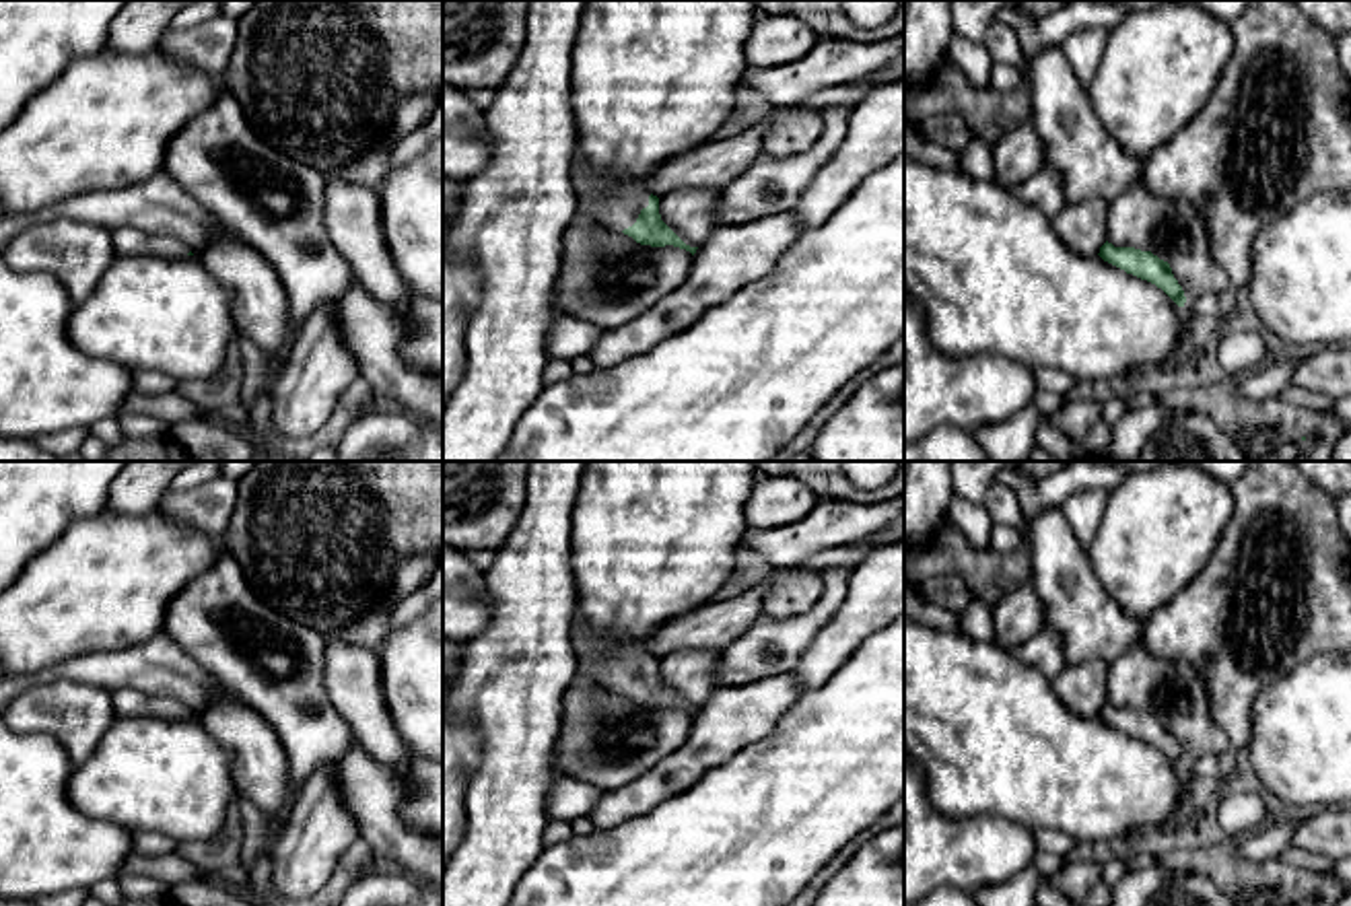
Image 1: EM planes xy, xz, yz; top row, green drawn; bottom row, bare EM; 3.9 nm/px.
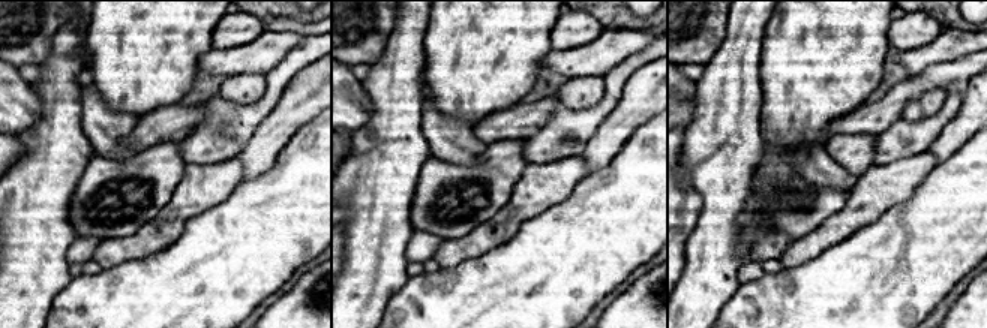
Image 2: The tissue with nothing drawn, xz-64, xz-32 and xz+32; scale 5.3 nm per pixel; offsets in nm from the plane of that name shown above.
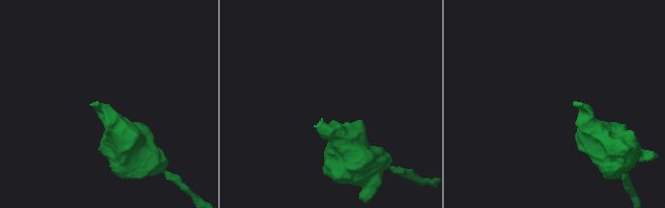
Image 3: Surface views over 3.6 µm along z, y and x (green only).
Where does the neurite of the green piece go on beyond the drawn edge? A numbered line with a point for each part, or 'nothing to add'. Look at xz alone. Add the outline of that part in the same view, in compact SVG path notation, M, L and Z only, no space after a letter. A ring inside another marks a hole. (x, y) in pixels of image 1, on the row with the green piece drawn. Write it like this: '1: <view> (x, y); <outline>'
1: xz (614, 202); M577 152L573 156L570 177L581 212L612 231L622 233L632 226L640 210L649 206L651 194L640 183L599 175L591 171L587 161Z

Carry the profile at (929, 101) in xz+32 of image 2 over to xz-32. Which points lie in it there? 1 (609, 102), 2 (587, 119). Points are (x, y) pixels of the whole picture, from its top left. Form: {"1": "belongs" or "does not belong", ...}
{"1": "does not belong", "2": "does not belong"}

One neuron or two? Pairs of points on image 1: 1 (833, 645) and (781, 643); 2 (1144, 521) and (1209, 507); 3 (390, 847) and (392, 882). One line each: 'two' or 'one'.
1: two
2: one
3: two

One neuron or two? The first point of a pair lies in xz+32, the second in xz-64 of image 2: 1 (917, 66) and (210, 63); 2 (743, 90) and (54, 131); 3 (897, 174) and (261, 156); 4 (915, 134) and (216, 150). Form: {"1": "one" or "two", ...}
{"1": "one", "2": "one", "3": "two", "4": "one"}

